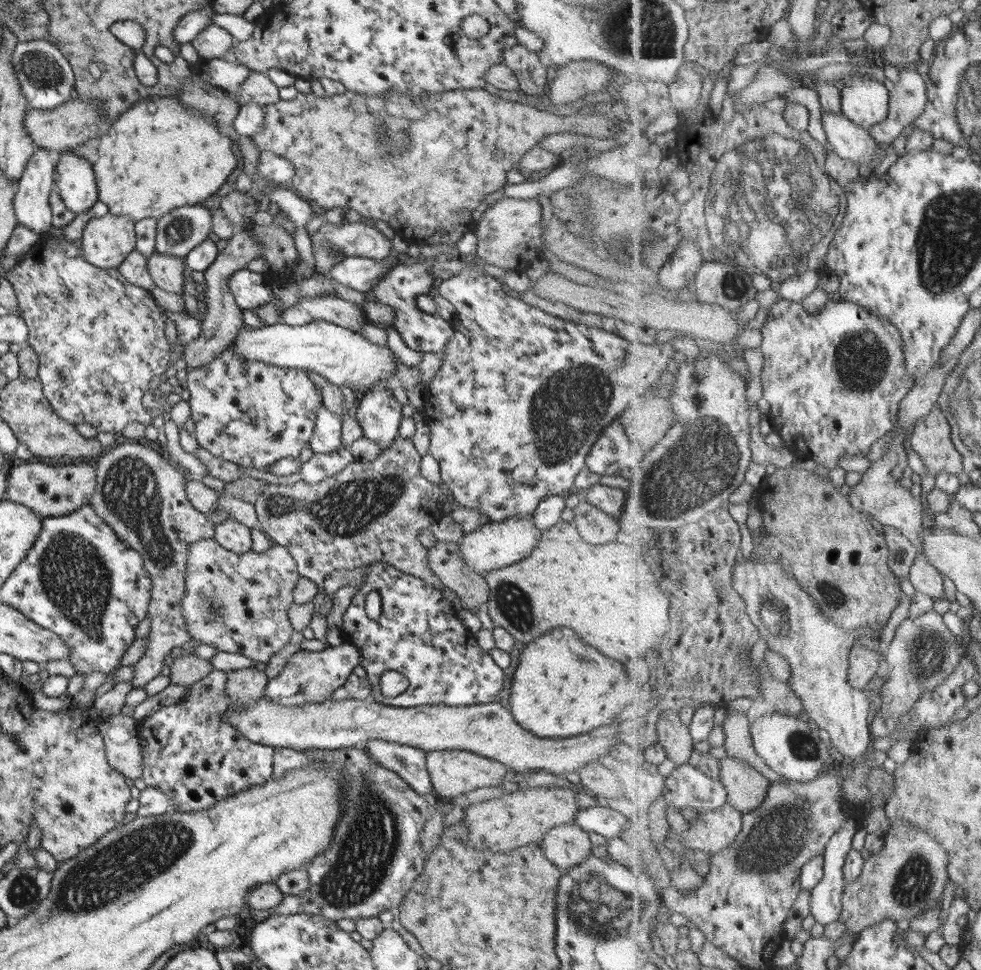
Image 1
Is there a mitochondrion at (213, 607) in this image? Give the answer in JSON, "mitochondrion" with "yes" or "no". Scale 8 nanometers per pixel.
{"mitochondrion":"yes"}

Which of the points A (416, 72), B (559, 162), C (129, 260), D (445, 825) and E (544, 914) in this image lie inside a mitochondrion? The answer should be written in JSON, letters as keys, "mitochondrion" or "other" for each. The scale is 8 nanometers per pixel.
{"A":"mitochondrion","B":"other","C":"other","D":"other","E":"mitochondrion"}

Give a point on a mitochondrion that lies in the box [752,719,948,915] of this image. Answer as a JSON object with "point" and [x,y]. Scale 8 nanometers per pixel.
{"point":[914,880]}

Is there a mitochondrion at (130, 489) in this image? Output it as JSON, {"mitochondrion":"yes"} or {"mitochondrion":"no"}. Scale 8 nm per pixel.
{"mitochondrion":"yes"}

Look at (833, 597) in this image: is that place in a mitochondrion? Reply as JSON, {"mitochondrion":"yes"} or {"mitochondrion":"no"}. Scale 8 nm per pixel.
{"mitochondrion":"yes"}

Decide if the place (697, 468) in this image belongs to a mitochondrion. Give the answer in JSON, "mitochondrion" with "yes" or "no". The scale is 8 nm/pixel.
{"mitochondrion":"yes"}

